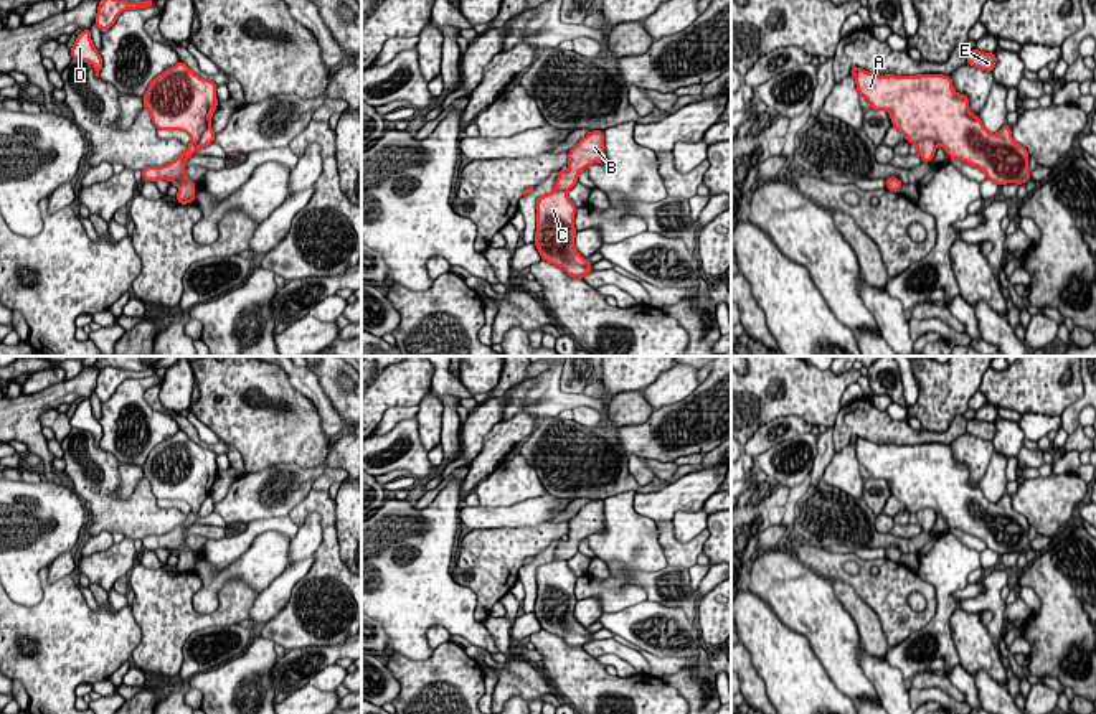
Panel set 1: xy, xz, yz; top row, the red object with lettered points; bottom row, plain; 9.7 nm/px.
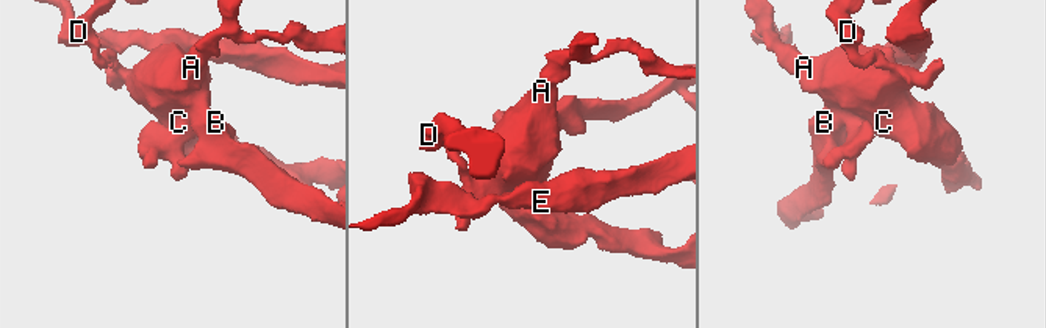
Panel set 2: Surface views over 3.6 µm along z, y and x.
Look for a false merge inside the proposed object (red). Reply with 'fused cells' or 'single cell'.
fused cells

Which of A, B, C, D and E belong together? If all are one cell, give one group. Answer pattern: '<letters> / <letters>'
A C D / B E

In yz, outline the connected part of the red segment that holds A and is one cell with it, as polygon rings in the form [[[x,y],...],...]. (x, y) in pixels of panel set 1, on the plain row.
[[[852,435],[857,460],[872,478],[886,480],[909,513],[931,508],[951,529],[980,538],[999,556],[1030,549],[1028,521],[1012,508],[1005,493],[990,503],[979,485],[971,483],[969,467],[957,463],[944,444],[878,445]]]

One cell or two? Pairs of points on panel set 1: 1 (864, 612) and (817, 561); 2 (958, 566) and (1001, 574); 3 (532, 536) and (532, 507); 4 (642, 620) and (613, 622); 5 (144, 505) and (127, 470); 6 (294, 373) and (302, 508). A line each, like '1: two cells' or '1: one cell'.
1: two cells
2: two cells
3: two cells
4: one cell
5: two cells
6: two cells

